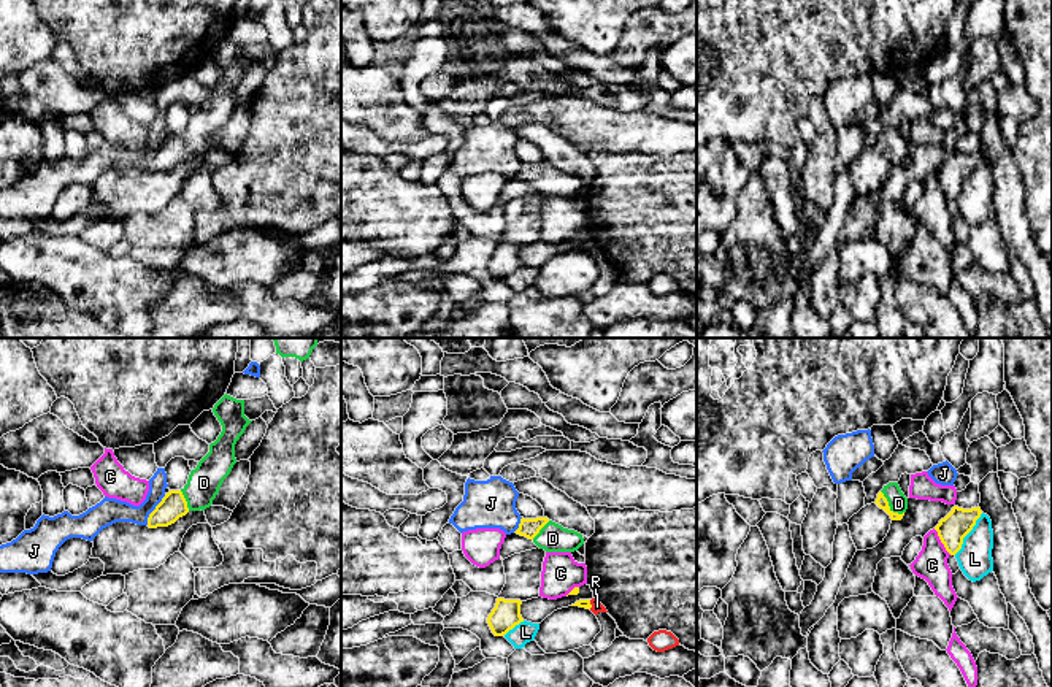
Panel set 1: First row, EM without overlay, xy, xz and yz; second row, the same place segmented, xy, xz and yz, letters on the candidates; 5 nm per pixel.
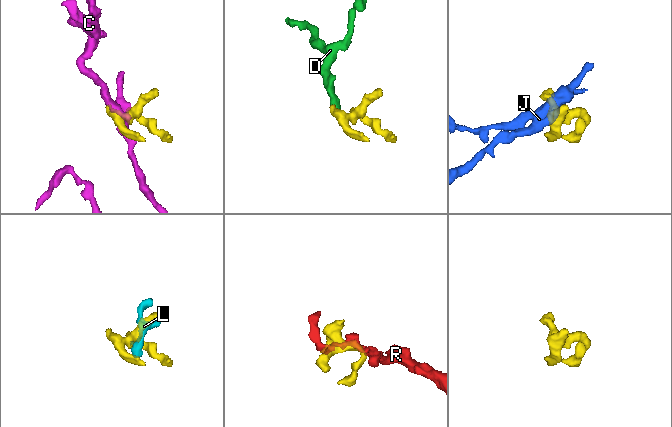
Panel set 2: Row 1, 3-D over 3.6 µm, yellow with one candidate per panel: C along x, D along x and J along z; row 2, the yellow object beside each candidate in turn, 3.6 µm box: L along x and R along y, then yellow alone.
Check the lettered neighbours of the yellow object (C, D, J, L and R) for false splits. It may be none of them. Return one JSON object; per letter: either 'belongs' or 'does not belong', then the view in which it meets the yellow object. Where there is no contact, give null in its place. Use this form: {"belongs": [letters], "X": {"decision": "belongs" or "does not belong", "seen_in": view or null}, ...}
{"belongs": ["D"], "C": {"decision": "does not belong", "seen_in": "yz"}, "D": {"decision": "belongs", "seen_in": "yz"}, "J": {"decision": "does not belong", "seen_in": "xy"}, "L": {"decision": "does not belong", "seen_in": "yz"}, "R": {"decision": "does not belong", "seen_in": "xz"}}

